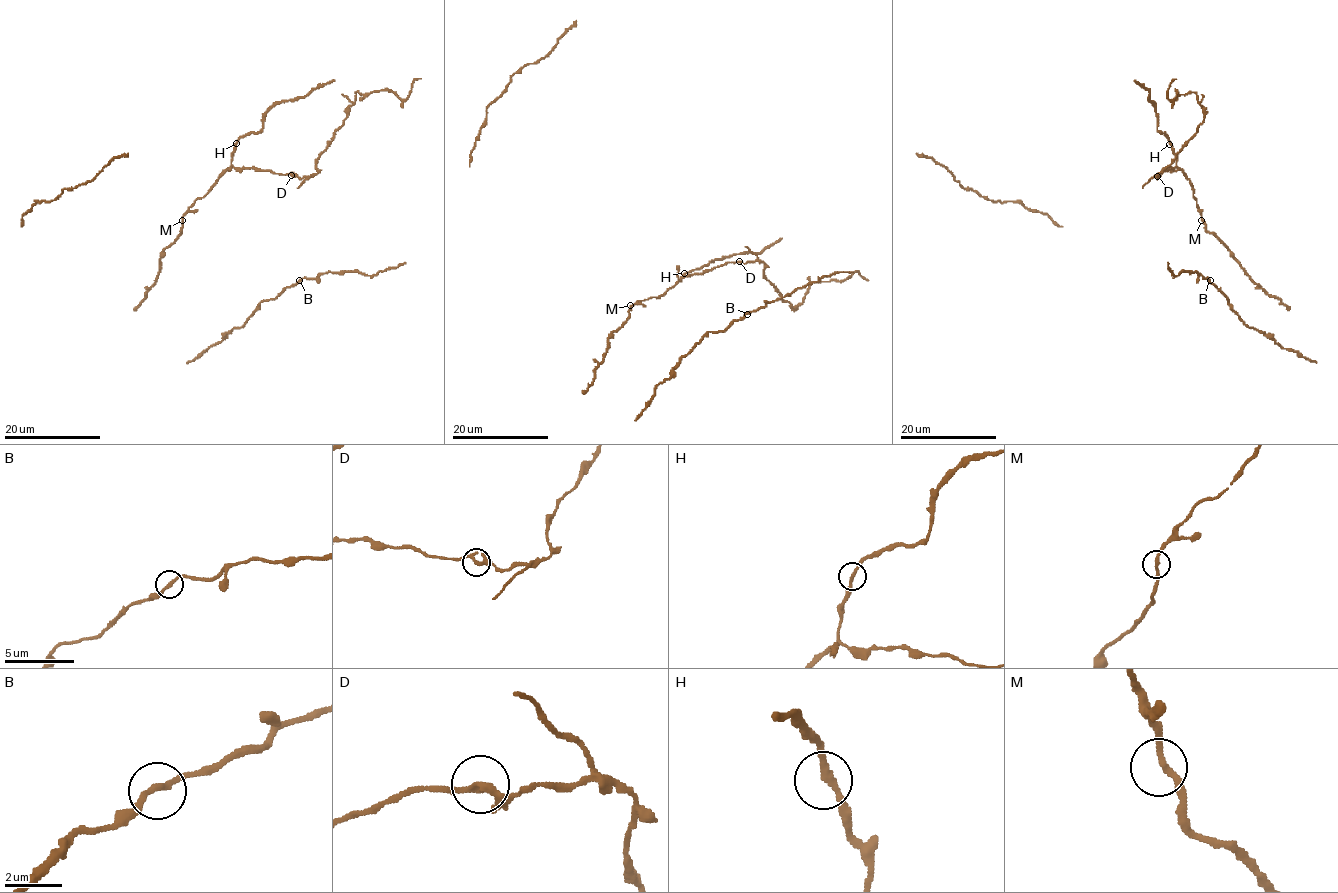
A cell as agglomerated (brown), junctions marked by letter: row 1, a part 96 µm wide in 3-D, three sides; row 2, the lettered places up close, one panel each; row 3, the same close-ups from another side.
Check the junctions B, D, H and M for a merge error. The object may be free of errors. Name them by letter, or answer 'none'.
D

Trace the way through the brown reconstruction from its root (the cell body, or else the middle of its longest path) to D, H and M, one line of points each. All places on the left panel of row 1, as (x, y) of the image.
D: (166, 248), (181, 235), (183, 214), (226, 170), (256, 167), (291, 176)
H: (166, 248), (181, 235), (183, 214), (231, 165), (236, 143)
M: (166, 248), (181, 235), (182, 220)

